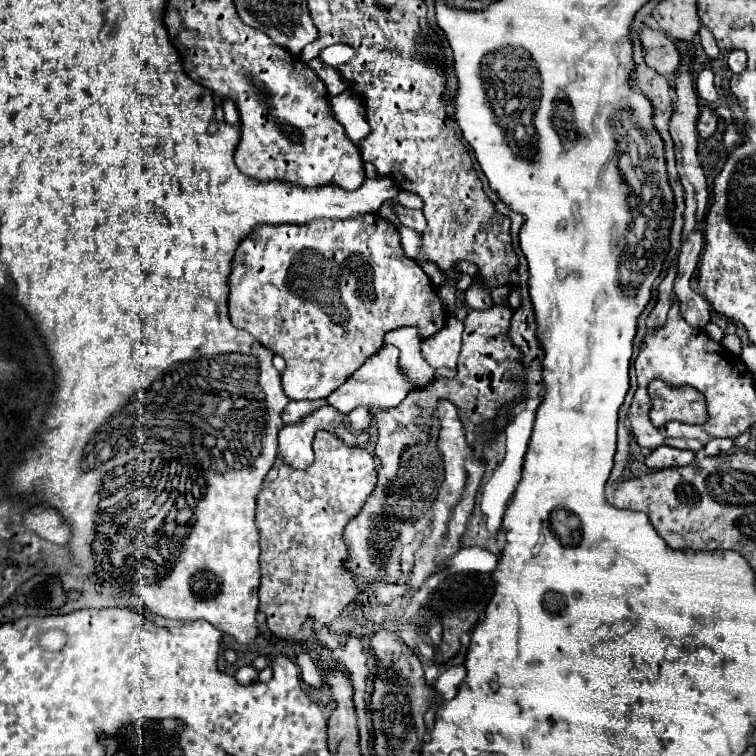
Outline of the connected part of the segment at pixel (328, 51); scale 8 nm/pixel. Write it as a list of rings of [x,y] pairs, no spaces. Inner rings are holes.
[[[335,44],[335,46],[325,48],[325,50],[319,54],[319,58],[321,58],[325,64],[337,68],[337,66],[349,62],[349,58],[355,56],[355,54],[357,54],[357,52],[355,52],[353,46],[347,46],[347,44]]]

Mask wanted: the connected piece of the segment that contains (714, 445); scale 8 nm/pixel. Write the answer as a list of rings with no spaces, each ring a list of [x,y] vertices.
[[[715,438],[703,450],[705,450],[705,456],[719,456],[723,452],[729,452],[731,446],[733,446],[733,440],[729,440],[729,438]]]

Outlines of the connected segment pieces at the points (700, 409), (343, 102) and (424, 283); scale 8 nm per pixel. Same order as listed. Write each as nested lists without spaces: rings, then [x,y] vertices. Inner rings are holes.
[[[653,380],[647,391],[652,400],[649,416],[656,427],[671,420],[699,425],[708,419],[705,396],[691,386],[673,388],[663,380]]]
[[[345,90],[329,100],[331,104],[331,114],[333,118],[343,124],[347,136],[357,144],[361,145],[361,140],[369,134],[369,124],[365,120],[365,108],[361,104],[361,98],[353,90]]]
[[[369,214],[369,216],[357,216],[353,220],[313,220],[307,224],[281,224],[281,226],[257,226],[253,232],[239,244],[233,262],[231,262],[231,274],[229,274],[229,316],[231,322],[247,330],[257,342],[261,342],[271,352],[285,358],[287,368],[281,374],[283,390],[287,398],[291,400],[321,400],[327,398],[333,390],[337,390],[357,368],[365,364],[369,356],[373,356],[383,346],[383,336],[389,330],[401,328],[401,326],[417,326],[421,328],[421,338],[427,338],[435,332],[439,332],[447,320],[447,312],[443,312],[441,302],[437,300],[435,290],[429,284],[429,276],[423,272],[423,268],[405,256],[399,240],[399,230],[395,224],[385,220],[381,214]]]

